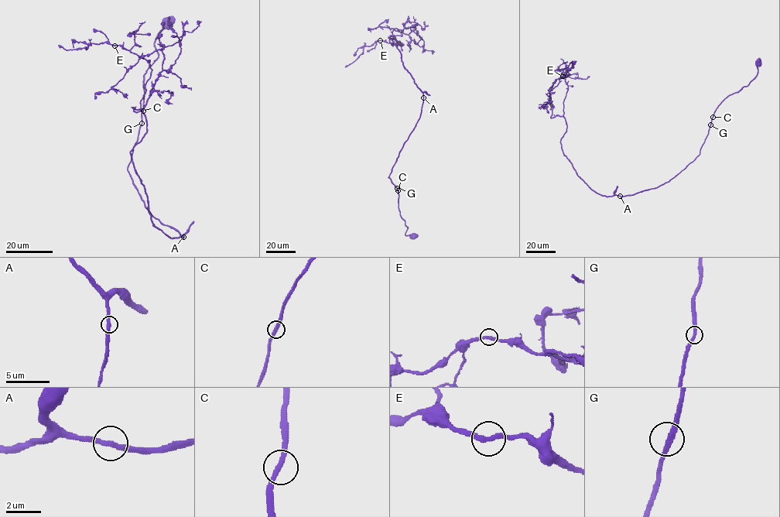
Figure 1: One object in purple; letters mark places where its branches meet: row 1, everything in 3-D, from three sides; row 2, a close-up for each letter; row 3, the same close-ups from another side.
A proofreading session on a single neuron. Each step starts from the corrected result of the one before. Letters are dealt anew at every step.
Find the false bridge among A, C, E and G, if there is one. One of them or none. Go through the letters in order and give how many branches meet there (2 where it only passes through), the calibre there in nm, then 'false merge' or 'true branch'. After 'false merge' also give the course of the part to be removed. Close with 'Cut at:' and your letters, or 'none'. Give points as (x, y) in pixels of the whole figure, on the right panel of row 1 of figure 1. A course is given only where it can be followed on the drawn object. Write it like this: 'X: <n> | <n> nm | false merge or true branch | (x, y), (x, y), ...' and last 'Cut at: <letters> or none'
A: 2 | 280 nm | true branch
C: 2 | 280 nm | true branch
E: 2 | 280 nm | true branch
G: 2 | 280 nm | true branch
Cut at: none

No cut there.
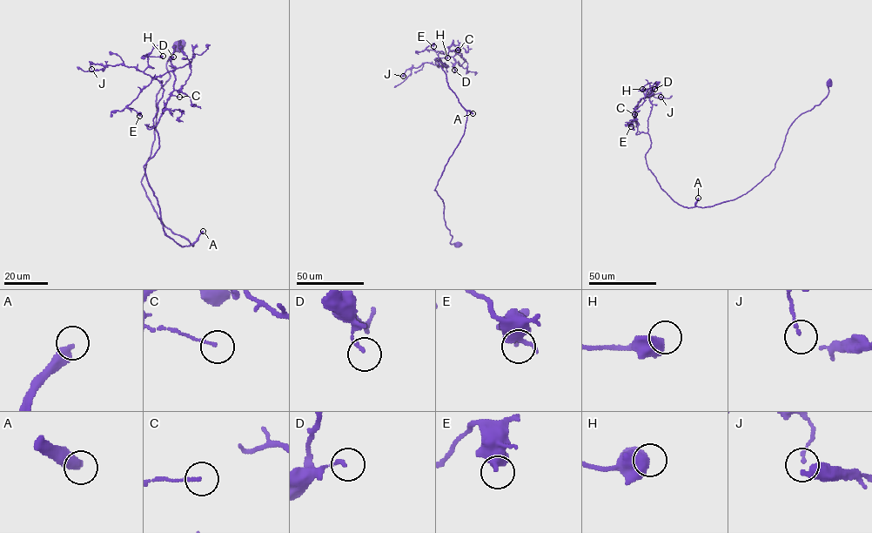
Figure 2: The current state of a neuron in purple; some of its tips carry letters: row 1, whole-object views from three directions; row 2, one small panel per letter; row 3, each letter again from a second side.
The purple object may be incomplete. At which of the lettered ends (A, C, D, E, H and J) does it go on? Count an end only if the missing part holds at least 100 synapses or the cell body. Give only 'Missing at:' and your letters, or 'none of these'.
Missing at: A

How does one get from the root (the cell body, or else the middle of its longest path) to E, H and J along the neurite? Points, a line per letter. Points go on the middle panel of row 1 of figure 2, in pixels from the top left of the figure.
E: (457, 243), (434, 189), (466, 111), (436, 61), (446, 66), (438, 53), (454, 50), (433, 46)
H: (457, 243), (434, 190), (466, 118), (436, 60), (448, 66), (436, 64), (447, 57)
J: (457, 243), (434, 189), (466, 111), (436, 60), (445, 63), (425, 63), (403, 76)

